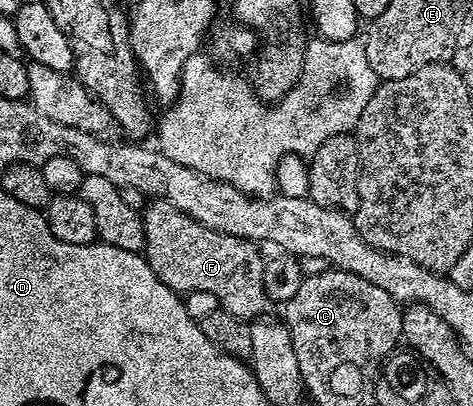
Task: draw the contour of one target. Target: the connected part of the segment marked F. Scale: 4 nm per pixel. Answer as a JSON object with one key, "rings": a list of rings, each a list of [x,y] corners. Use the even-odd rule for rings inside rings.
{"rings":[[[161,200],[149,203],[147,210],[141,211],[144,224],[144,257],[146,263],[156,272],[156,276],[168,288],[172,288],[179,296],[196,292],[212,292],[216,296],[219,307],[227,310],[232,316],[243,320],[258,320],[268,307],[268,299],[264,290],[264,270],[267,259],[257,245],[248,238],[237,238],[216,232],[212,228],[204,228],[196,220],[192,220],[184,212],[180,212],[172,204]]]}

